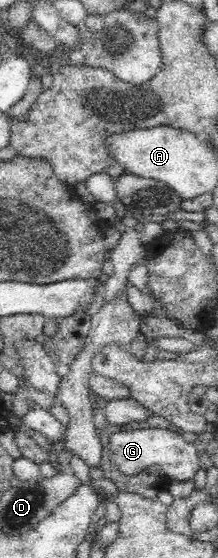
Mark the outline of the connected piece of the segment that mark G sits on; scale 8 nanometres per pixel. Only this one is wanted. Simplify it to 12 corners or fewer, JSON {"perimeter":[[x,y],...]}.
{"perimeter":[[163,423],[114,433],[112,467],[129,476],[159,465],[192,481],[197,447]]}

